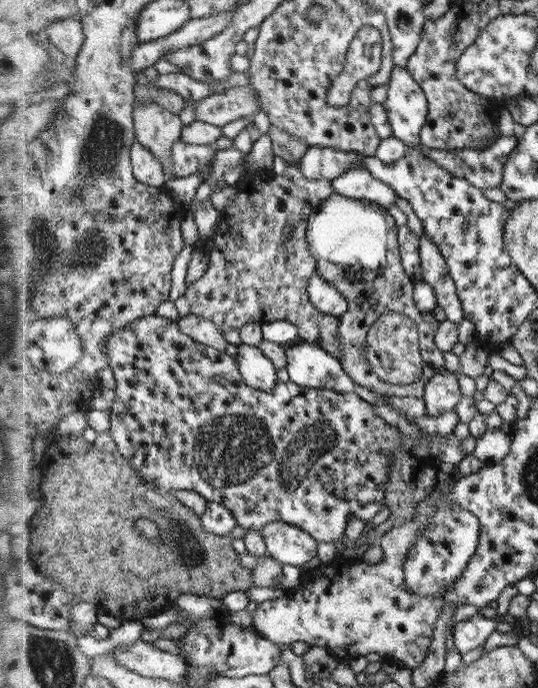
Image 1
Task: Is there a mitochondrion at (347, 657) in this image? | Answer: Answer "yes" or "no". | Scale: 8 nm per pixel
no

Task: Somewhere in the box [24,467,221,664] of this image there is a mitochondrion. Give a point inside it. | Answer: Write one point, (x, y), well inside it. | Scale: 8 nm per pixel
(189, 551)

